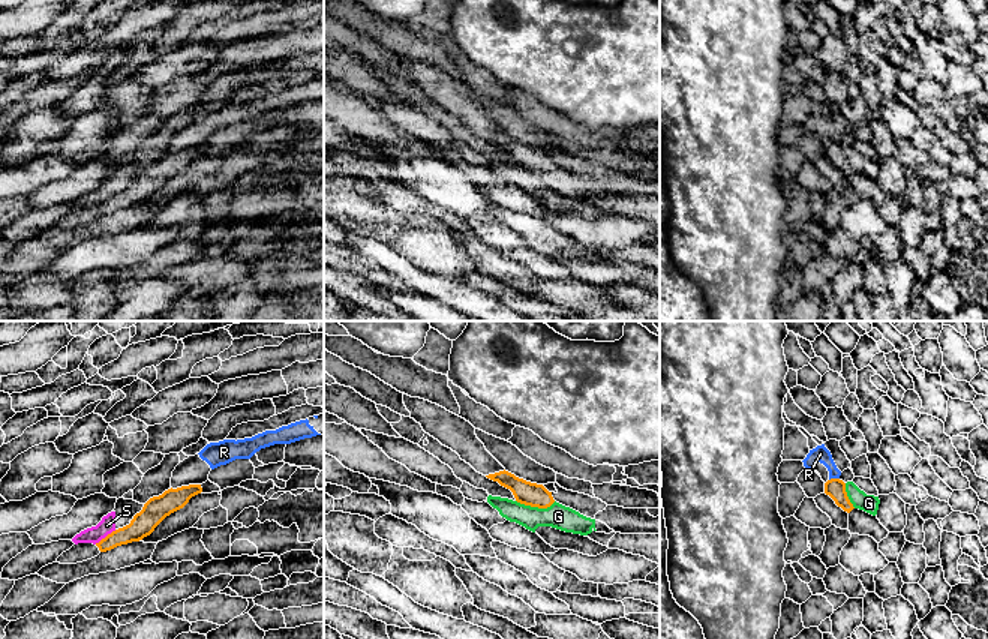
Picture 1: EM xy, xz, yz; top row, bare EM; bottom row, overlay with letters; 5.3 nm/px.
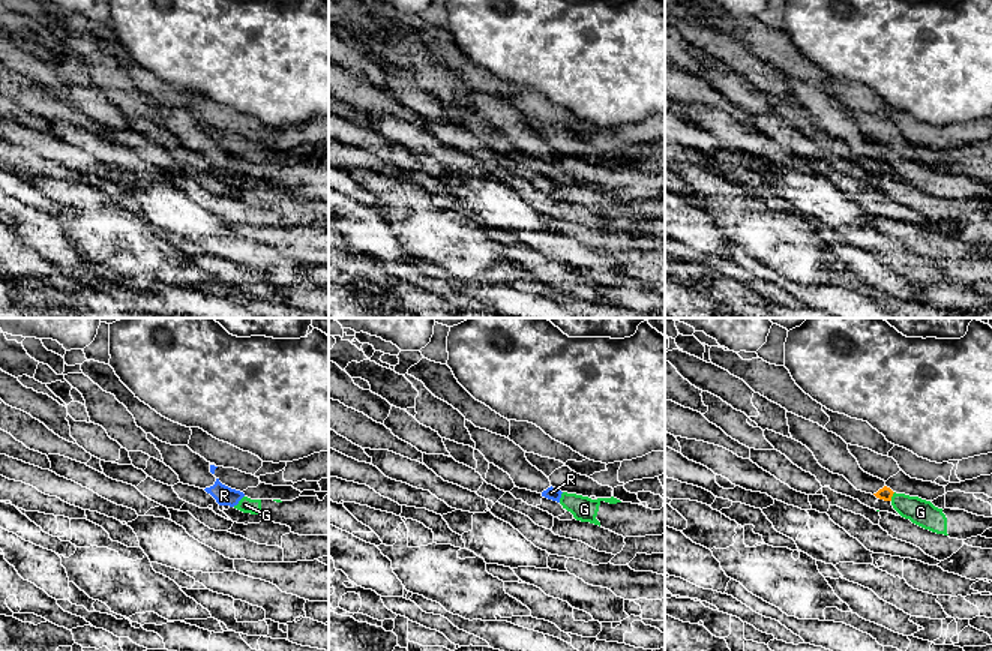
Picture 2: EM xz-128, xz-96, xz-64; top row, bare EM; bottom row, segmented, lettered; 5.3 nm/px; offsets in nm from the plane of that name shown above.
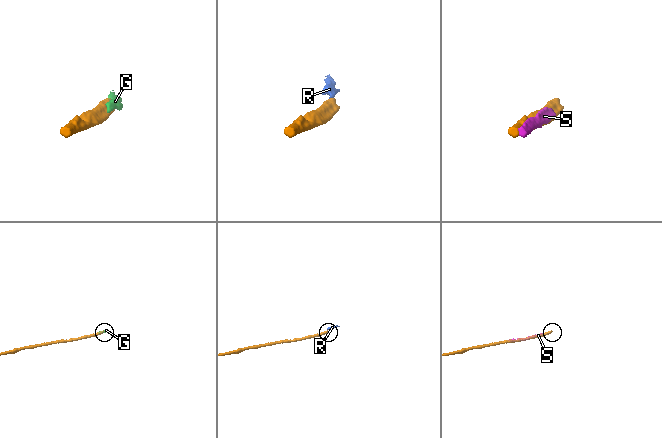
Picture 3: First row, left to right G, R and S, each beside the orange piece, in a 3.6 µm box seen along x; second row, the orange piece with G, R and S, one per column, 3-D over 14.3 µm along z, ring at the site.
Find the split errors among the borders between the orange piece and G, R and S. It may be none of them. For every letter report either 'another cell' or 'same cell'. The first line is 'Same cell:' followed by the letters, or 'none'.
Same cell: G
G: same cell
R: another cell
S: another cell

